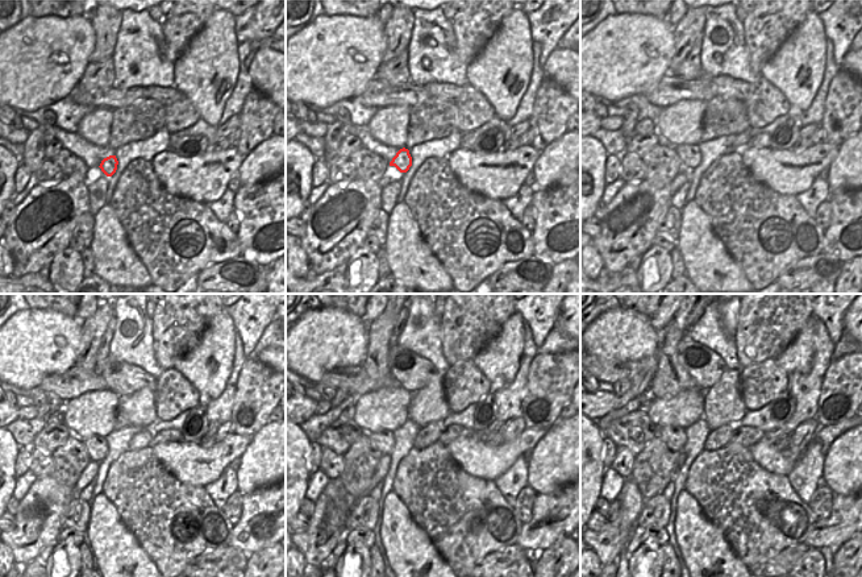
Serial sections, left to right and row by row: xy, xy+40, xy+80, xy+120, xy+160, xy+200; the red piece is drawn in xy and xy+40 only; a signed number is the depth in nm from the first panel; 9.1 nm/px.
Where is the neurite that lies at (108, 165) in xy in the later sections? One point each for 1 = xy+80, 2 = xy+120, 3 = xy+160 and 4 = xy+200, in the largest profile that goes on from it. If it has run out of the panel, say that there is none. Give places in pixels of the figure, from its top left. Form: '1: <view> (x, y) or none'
1: xy+80 (690, 156)
2: xy+120 (96, 447)
3: xy+160 (384, 440)
4: xy+200 (675, 438)

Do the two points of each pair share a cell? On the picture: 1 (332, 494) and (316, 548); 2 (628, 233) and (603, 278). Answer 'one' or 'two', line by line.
1: one
2: two

